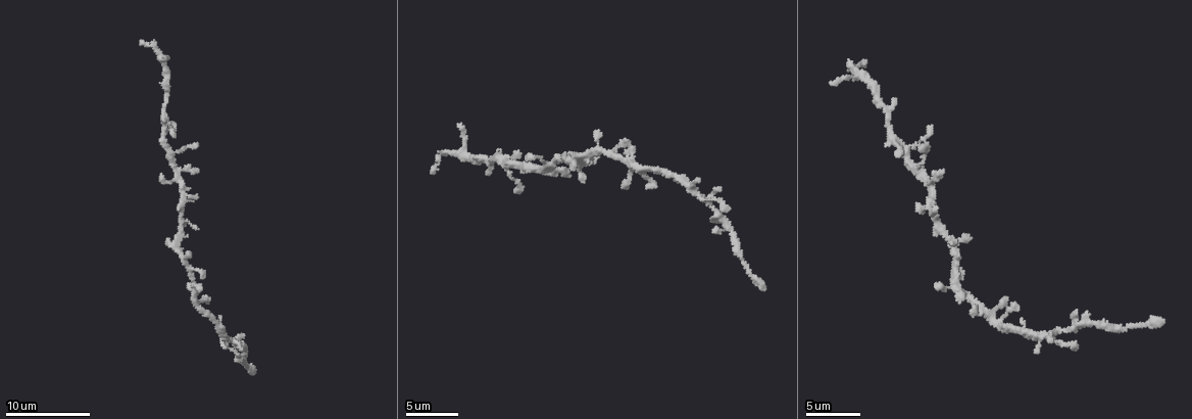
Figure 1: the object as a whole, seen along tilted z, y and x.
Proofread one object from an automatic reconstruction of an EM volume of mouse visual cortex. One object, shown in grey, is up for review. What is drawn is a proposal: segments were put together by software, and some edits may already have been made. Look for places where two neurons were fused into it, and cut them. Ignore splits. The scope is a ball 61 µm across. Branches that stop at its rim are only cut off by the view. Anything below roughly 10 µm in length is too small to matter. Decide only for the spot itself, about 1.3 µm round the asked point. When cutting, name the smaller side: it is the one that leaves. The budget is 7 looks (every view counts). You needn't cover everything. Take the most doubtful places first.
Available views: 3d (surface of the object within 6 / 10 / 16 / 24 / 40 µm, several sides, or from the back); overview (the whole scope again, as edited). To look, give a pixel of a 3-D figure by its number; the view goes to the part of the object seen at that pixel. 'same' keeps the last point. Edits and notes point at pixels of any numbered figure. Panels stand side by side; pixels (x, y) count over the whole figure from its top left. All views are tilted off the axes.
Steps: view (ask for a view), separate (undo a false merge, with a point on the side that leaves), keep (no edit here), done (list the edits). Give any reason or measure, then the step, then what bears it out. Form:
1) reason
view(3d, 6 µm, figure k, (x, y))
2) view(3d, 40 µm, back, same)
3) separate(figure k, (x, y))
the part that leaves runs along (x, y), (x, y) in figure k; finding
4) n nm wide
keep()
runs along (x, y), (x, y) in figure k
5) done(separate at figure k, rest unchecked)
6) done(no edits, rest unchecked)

four-way junction
view(3d, 6 µm, figure 1, (180, 226))

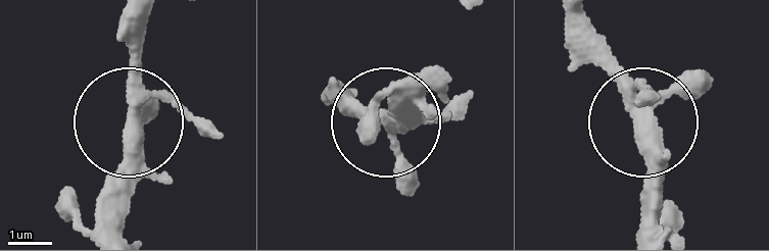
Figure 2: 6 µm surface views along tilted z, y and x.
from behind
view(3d, 6 µm, back, figure 2, (133, 114))

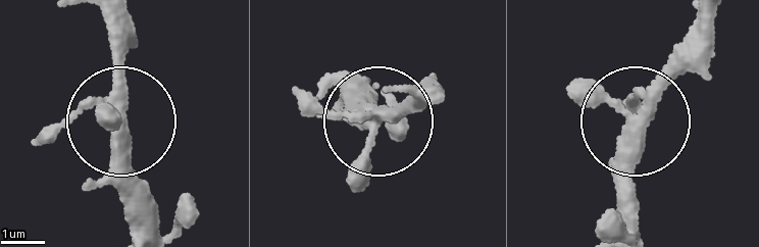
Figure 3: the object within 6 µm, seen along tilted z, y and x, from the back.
300 nm wide
keep()
runs along (127, 176), (101, 14) in figure 3; one neuron here

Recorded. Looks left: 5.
arms run side by side
view(3d, 10 µm, figure 1, (628, 161))

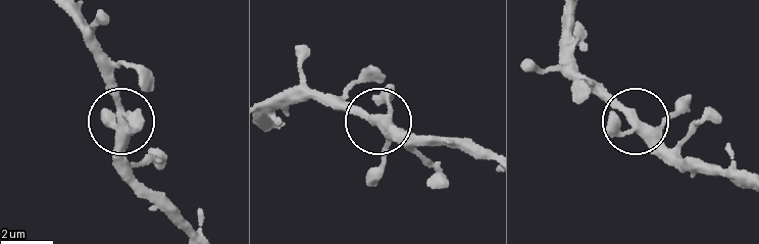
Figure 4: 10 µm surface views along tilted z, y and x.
5 arms
keep()
runs along (79, 11), (136, 177) in figure 4; one neuron here

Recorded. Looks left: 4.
small branch off a trunk
view(3d, 10 µm, figure 1, (228, 337))

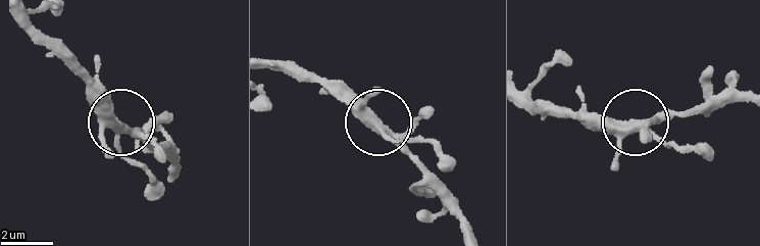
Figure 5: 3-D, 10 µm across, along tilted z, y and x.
4 arms
keep()
runs along (527, 98), (624, 119), (700, 109) in figure 5; one neuron here

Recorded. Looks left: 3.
side arm on a straight run
view(3d, 6 µm, figure 1, (165, 94))

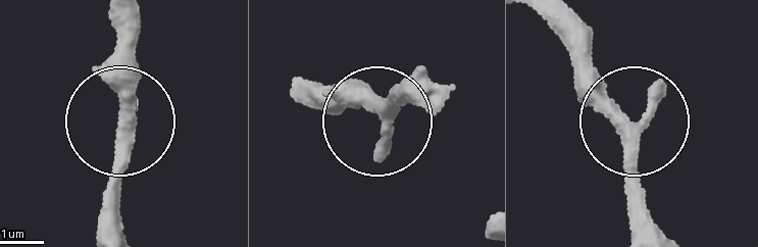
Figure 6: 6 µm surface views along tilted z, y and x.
3 arms
keep()
runs along (115, 223), (136, 10) in figure 6; one neuron here

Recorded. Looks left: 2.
done(no edits, rest unchecked)

